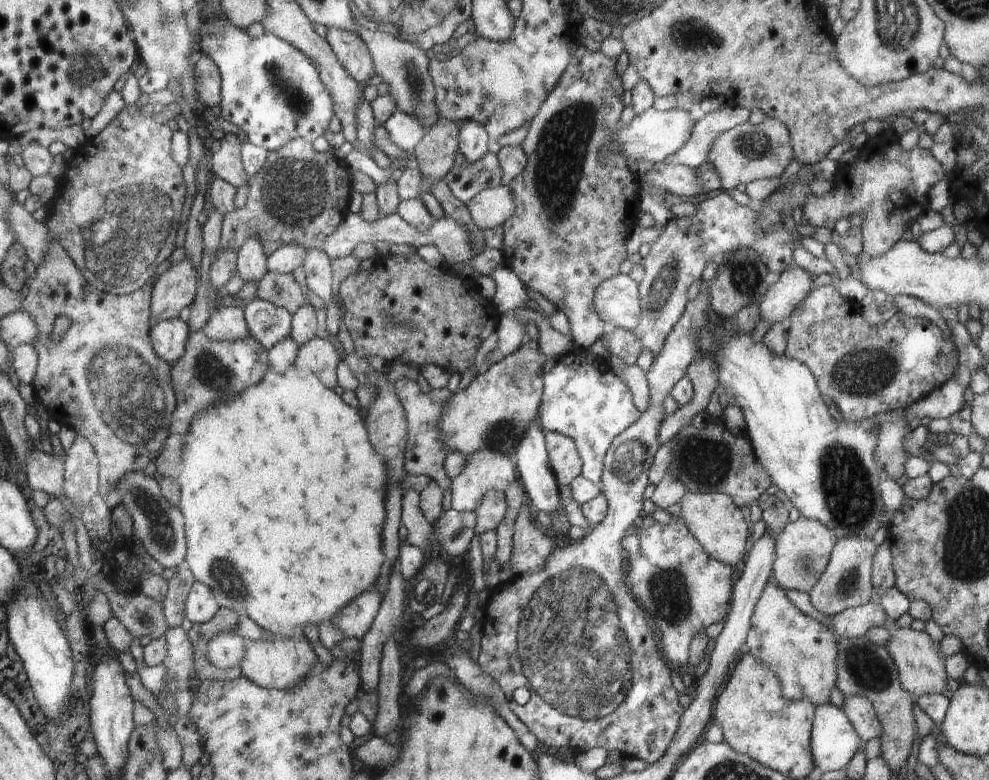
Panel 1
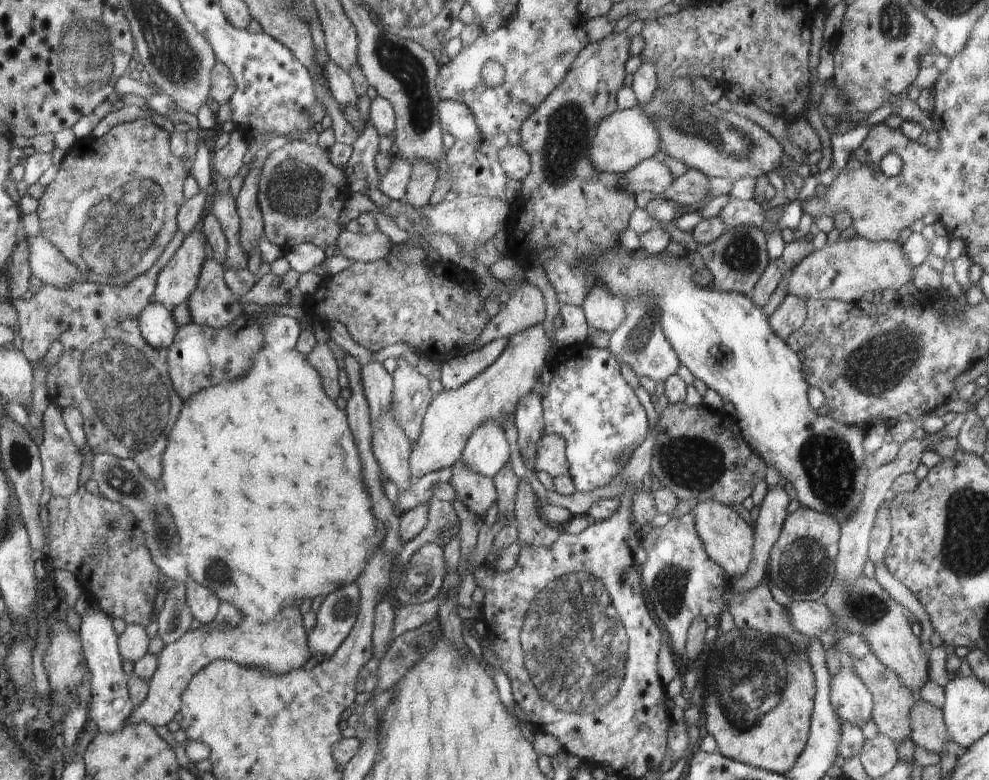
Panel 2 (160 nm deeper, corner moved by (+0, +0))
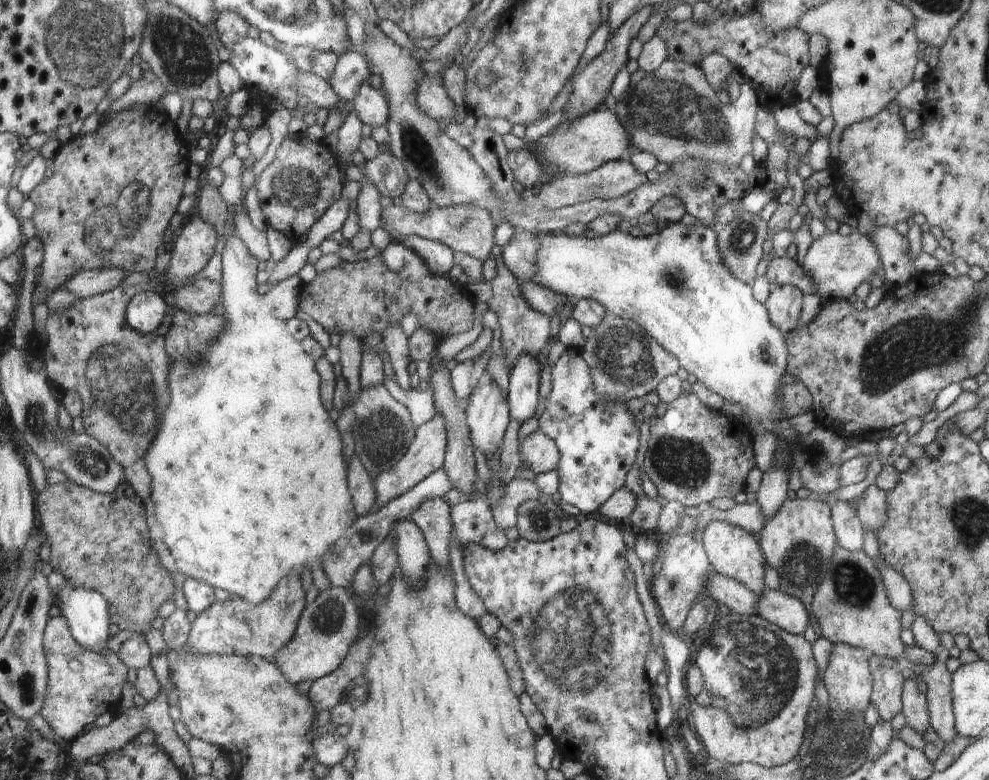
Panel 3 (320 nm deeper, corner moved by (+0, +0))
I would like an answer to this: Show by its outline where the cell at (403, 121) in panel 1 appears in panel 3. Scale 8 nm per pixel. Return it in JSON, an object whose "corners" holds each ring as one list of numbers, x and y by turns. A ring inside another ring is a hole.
{"corners":[[367,81,358,86,352,103,362,125,378,128,388,122,389,104,384,94,375,90]]}

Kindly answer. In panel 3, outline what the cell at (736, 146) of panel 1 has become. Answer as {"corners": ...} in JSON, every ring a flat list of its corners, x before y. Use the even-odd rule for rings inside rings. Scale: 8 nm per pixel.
{"corners":[[666,60,656,72,644,74,636,70,630,78,628,92,616,102,615,111,625,124,631,136,633,151,650,152,658,163,676,164,684,158,698,158,706,162,720,162,724,166,739,166,742,157,752,152,755,118,760,110,757,92,752,82,740,86,740,97,734,102,724,102,722,95,716,93,707,83,699,65,676,60]]}

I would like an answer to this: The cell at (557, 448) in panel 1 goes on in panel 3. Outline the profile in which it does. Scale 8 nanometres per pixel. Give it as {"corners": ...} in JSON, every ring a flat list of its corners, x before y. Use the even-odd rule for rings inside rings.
{"corners":[[539,429,522,440,522,458,526,458,528,469,537,475,557,471,561,464,561,452,557,443]]}

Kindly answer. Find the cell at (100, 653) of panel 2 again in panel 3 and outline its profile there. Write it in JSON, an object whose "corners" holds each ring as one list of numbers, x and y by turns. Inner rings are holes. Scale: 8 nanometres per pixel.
{"corners":[[54,569,54,572,49,576,50,584,52,584,53,592,58,594,60,598,60,608,63,616,68,618,70,628,74,637,84,646,87,650,92,652,102,652,106,648,110,648,110,625,112,623,112,604,101,592,96,590,88,590,88,588,78,588,76,582,68,580,64,574]]}

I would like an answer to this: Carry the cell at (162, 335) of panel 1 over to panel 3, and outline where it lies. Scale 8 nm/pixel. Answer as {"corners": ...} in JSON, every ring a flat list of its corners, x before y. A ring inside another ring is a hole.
{"corners":[[163,291,142,292,129,310,130,325,140,332,154,335,162,326,169,306]]}

